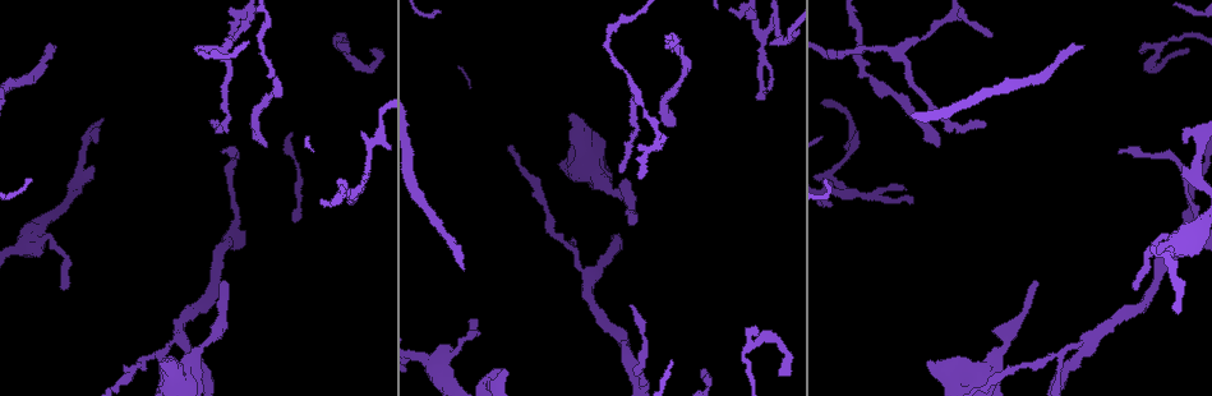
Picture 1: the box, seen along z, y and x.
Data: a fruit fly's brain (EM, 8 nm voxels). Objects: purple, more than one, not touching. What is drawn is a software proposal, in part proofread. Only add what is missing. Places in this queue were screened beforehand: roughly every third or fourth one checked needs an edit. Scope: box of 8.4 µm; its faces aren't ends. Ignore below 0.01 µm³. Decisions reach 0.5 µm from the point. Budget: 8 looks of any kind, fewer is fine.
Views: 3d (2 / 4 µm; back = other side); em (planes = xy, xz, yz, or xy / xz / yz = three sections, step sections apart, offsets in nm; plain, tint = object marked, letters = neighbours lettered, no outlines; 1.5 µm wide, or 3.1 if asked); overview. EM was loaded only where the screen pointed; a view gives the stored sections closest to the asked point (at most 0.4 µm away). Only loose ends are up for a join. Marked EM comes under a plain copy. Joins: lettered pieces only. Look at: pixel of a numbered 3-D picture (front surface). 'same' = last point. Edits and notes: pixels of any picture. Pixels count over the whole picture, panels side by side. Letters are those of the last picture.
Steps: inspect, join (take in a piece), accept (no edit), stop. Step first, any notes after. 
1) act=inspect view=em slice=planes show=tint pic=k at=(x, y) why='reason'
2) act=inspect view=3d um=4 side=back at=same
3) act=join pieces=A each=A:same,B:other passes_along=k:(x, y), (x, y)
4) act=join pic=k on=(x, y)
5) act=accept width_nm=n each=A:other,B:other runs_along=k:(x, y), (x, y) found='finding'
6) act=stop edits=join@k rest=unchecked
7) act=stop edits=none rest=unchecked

act=inspect view=em slice=planes show=letters pic=1 at=(632, 305) why='tapers out'

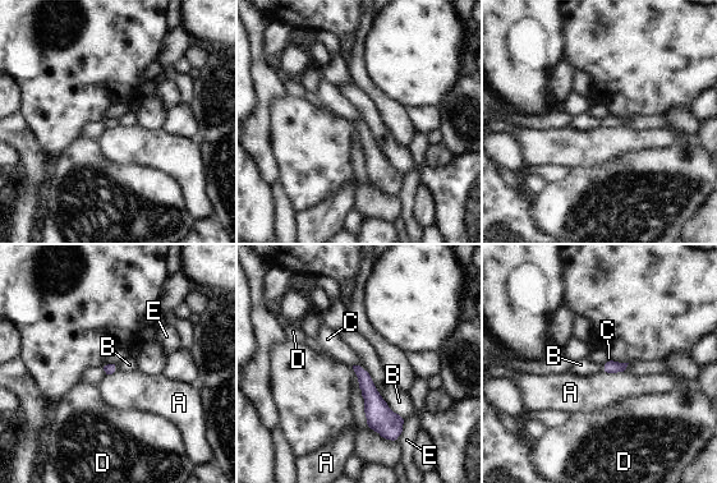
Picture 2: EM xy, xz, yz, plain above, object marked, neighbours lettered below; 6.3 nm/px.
act=accept longest_contact=B:400nm each=A:other,B:other,C:other,D:other,E:other found='no lettered piece goes on from it'

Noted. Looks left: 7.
act=inspect view=em slice=yz step=8 show=letters pic=1 at=(56, 48) why='long arm stops here'

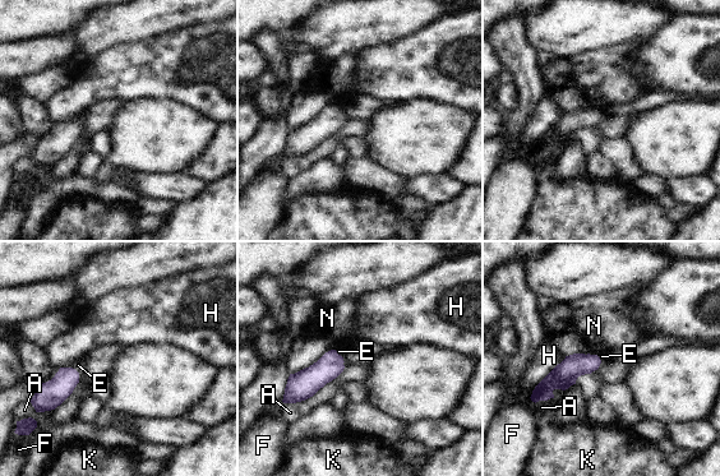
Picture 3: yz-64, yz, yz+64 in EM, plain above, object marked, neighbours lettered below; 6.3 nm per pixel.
act=join pieces=E each=A:other,E:same,F:other,H:other,K:other,N:other passes_along=3:(50, 394), (74, 369), (78, 365) found='it goes on there'

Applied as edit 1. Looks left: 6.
act=inspect view=em slice=planes show=letters pic=1 at=(628, 225)

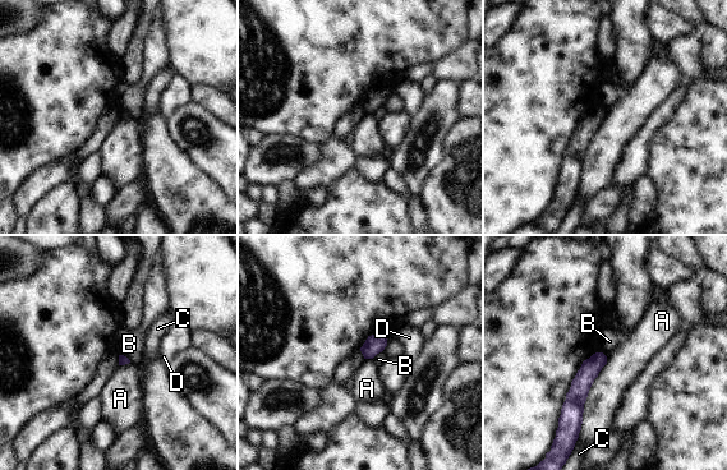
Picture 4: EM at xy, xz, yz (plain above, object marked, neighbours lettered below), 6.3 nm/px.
act=accept each=A:other,B:other,C:other,D:other runs_along=4:(599, 355), (575, 397), (576, 428) found='none of them fits'

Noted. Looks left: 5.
act=stop edits=join@3 rest=unchecked

